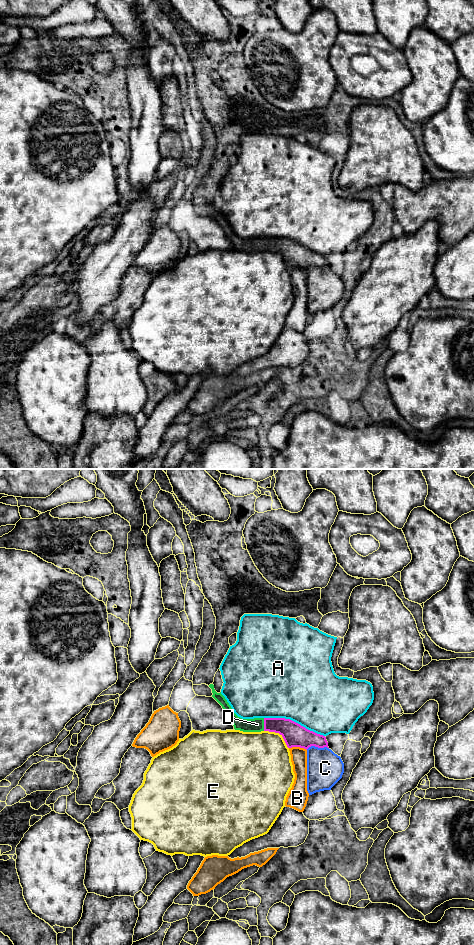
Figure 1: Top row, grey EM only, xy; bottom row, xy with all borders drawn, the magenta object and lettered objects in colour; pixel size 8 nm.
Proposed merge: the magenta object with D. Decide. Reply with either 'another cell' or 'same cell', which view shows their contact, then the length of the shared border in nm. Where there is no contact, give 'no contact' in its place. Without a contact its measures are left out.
same cell; contact in xy; length 100 nm

